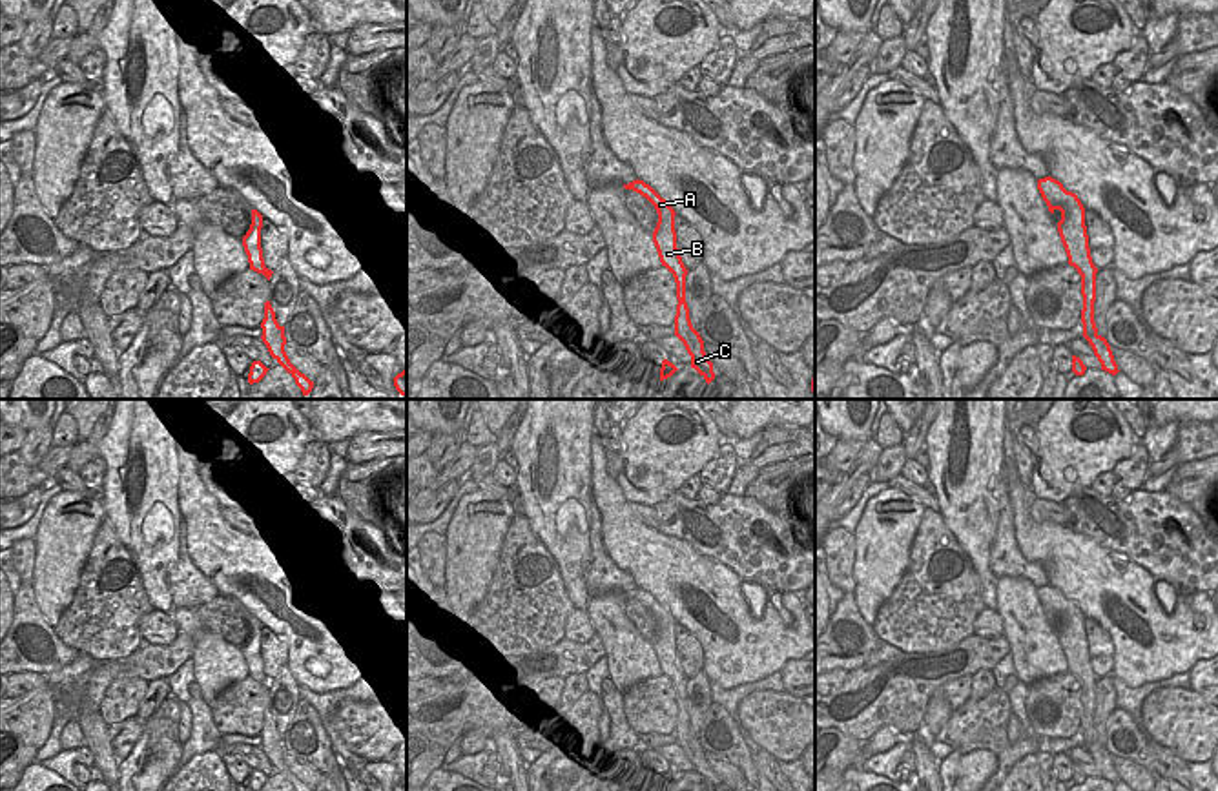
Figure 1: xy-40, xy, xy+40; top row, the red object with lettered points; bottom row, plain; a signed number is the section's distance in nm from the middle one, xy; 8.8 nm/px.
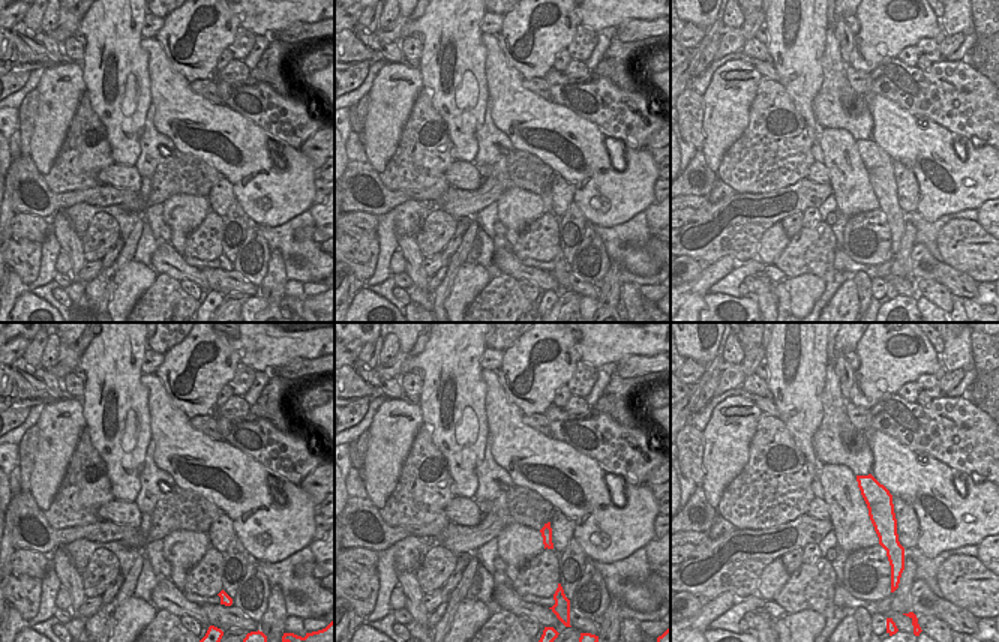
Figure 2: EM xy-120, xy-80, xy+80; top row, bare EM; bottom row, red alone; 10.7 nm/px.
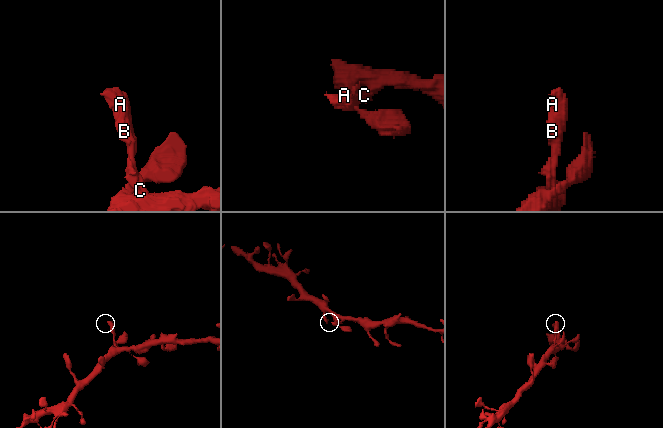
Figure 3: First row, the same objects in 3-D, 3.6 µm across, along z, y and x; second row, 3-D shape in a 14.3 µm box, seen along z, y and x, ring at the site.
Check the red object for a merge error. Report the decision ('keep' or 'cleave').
keep

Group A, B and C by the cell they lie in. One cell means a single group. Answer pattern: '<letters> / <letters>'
A B C

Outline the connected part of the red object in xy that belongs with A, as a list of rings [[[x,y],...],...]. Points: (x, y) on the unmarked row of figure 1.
[[[633,589],[624,592],[625,598],[633,598],[645,605],[658,622],[658,631],[653,640],[653,651],[656,654],[662,674],[666,674],[676,691],[676,724],[675,724],[675,744],[684,751],[687,762],[691,764],[691,776],[695,776],[706,791],[715,787],[713,771],[704,760],[704,749],[700,742],[693,736],[689,727],[689,716],[686,711],[686,683],[687,676],[682,671],[680,660],[676,656],[675,640],[675,618],[662,607],[649,592],[644,589]]]

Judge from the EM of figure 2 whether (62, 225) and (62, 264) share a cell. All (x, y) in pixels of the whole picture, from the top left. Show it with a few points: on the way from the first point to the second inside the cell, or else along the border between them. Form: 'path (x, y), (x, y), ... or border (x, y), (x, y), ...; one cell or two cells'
border (62, 249), (69, 260), (71, 272); two cells

